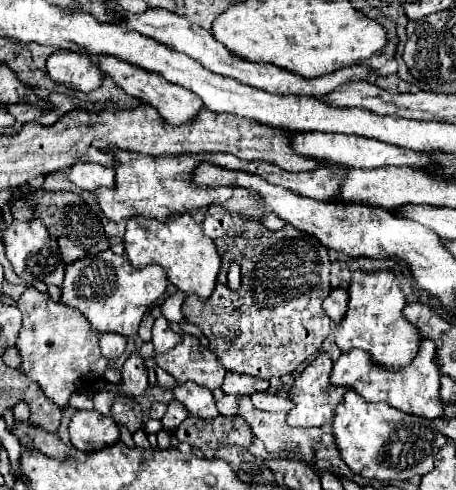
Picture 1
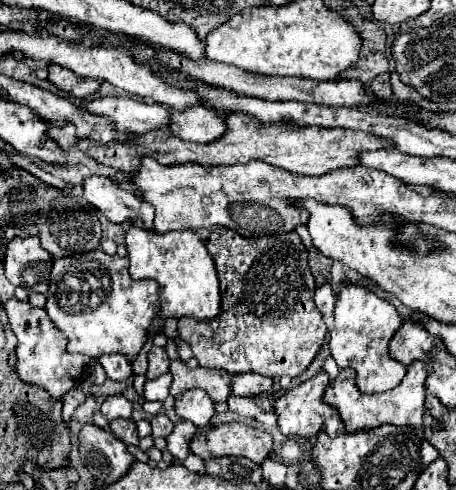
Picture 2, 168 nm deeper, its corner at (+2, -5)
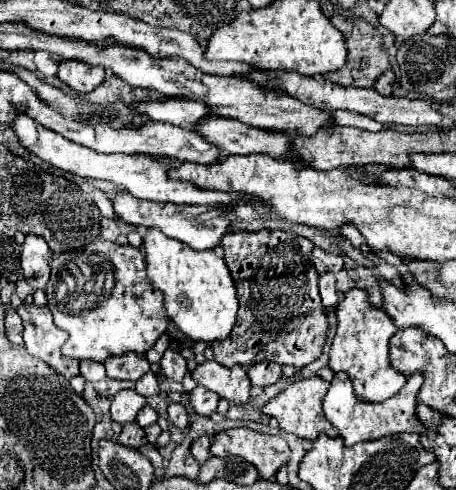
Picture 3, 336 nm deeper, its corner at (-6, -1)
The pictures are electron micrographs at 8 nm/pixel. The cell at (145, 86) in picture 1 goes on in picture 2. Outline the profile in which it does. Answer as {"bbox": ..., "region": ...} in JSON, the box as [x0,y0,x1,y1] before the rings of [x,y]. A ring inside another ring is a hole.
{"bbox":[170,104,226,142],"region":[[[196,104],[186,108],[184,112],[170,110],[170,130],[182,140],[190,142],[212,142],[220,138],[220,132],[226,130],[224,118],[220,118],[208,106]]]}

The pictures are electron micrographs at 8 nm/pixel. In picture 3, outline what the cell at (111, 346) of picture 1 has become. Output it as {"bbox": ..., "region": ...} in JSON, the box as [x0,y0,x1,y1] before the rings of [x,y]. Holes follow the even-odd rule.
{"bbox":[104,352,150,382],"region":[[[128,352],[124,356],[112,356],[104,362],[104,366],[106,366],[106,372],[110,378],[130,380],[130,382],[138,382],[150,370],[148,360],[134,352]]]}

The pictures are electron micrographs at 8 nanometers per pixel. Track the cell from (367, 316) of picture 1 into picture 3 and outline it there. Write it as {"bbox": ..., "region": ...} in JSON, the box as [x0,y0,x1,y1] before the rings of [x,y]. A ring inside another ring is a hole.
{"bbox":[328,288,406,402],"region":[[[356,288],[348,290],[336,306],[336,320],[338,328],[332,340],[328,366],[334,372],[348,374],[358,400],[384,402],[392,398],[406,384],[406,376],[400,376],[400,372],[388,364],[388,340],[398,328],[384,316],[384,312],[368,304],[368,294],[364,290]]]}

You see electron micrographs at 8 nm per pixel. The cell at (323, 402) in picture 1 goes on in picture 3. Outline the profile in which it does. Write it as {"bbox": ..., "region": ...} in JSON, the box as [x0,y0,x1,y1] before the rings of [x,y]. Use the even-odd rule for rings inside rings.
{"bbox":[264,376,338,440],"region":[[[312,376],[312,378],[302,378],[302,380],[296,380],[292,384],[288,384],[276,398],[272,398],[266,406],[264,406],[264,414],[266,416],[272,416],[278,420],[278,426],[288,432],[288,434],[294,434],[302,440],[316,440],[320,432],[324,432],[326,436],[334,438],[338,436],[336,428],[332,428],[332,424],[328,422],[328,418],[324,416],[322,412],[322,400],[326,396],[330,388],[330,382],[318,378],[318,376]]]}

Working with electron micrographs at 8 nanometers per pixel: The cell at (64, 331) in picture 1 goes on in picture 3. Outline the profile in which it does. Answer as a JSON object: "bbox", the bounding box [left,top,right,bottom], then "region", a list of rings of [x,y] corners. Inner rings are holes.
{"bbox":[18,304,80,380],"region":[[[22,304],[18,308],[18,314],[22,318],[24,344],[28,352],[38,356],[46,364],[50,364],[56,372],[60,372],[68,380],[72,376],[78,376],[80,374],[78,362],[64,360],[64,356],[60,356],[60,348],[68,336],[66,332],[60,332],[60,328],[54,326],[54,320],[48,308],[46,306],[40,308],[36,304],[30,304],[30,306]]]}

